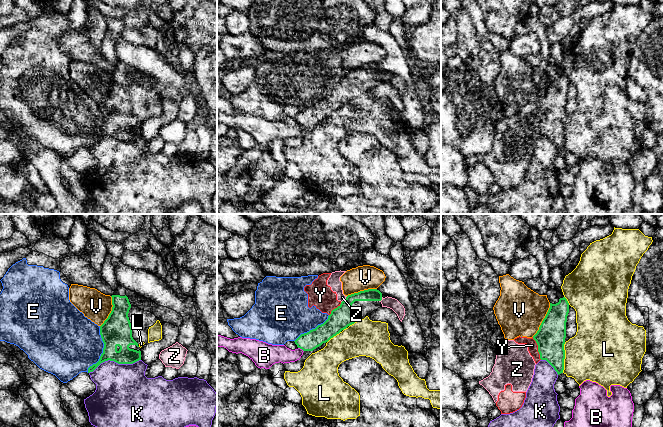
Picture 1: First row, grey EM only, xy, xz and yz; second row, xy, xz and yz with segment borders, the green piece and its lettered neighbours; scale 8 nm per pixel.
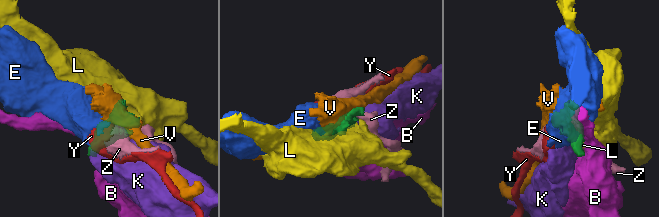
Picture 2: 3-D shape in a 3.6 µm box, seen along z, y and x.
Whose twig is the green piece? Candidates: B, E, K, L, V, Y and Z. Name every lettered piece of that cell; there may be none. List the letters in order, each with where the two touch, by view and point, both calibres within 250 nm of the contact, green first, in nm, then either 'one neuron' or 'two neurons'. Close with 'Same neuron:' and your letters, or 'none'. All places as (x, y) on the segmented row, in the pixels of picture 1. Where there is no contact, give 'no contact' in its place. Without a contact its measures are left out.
B: meets green in xz at (301, 348); 150 nm thick on the green side, 160 nm on the other; two neurons
E: meets green in xy at (103, 350); 240 nm thick on the green side, 460 nm on the other; two neurons
K: meets green in xy at (114, 361); 240 nm thick on the green side, 440 nm on the other; two neurons
L: meets green in yz at (564, 357); 240 nm thick on the green side, 420 nm on the other; two neurons
V: meets green in yz at (543, 320); 240 nm thick on the green side, 380 nm on the other; two neurons
Y: meets green in yz at (538, 348); 240 nm thick on the green side, 80 nm on the other; two neurons
Z: meets green in xz at (345, 299); 180 nm thick on the green side, 100 nm on the other; two neurons
Same neuron: none

